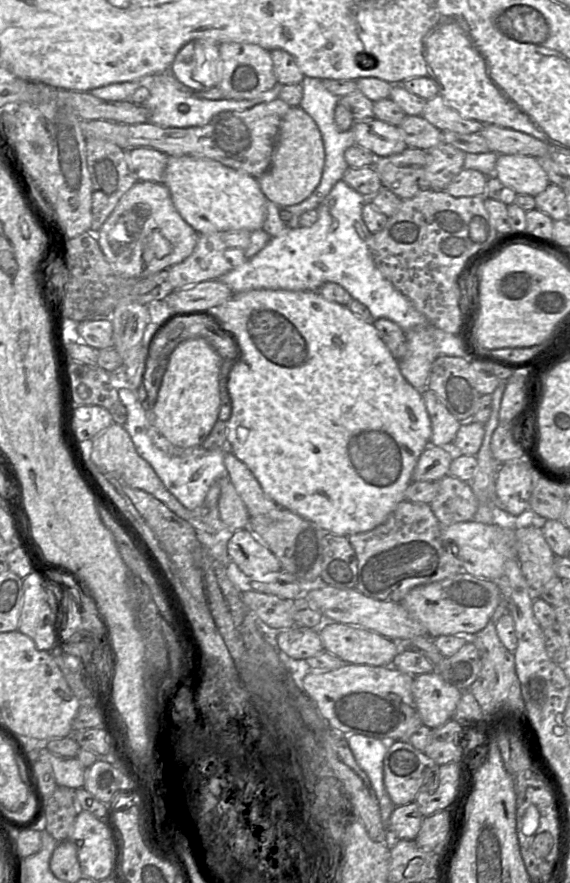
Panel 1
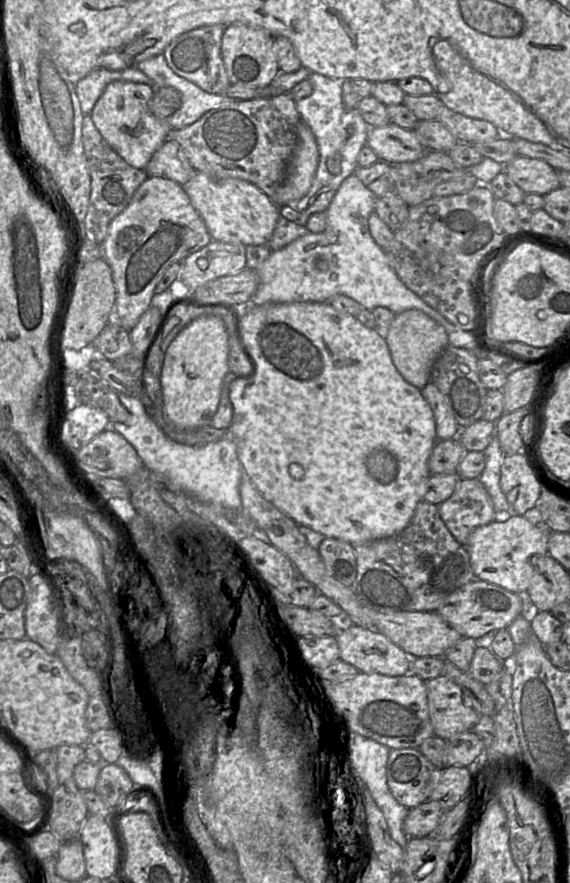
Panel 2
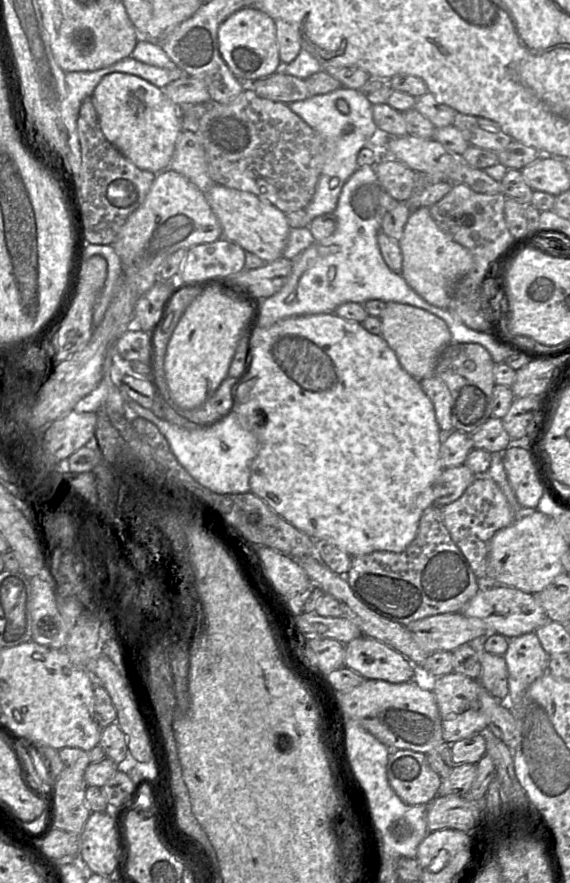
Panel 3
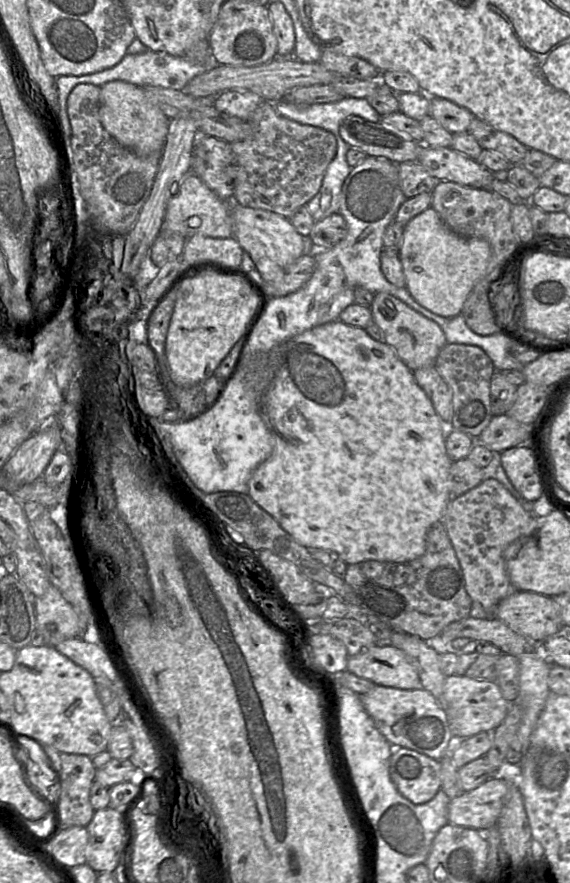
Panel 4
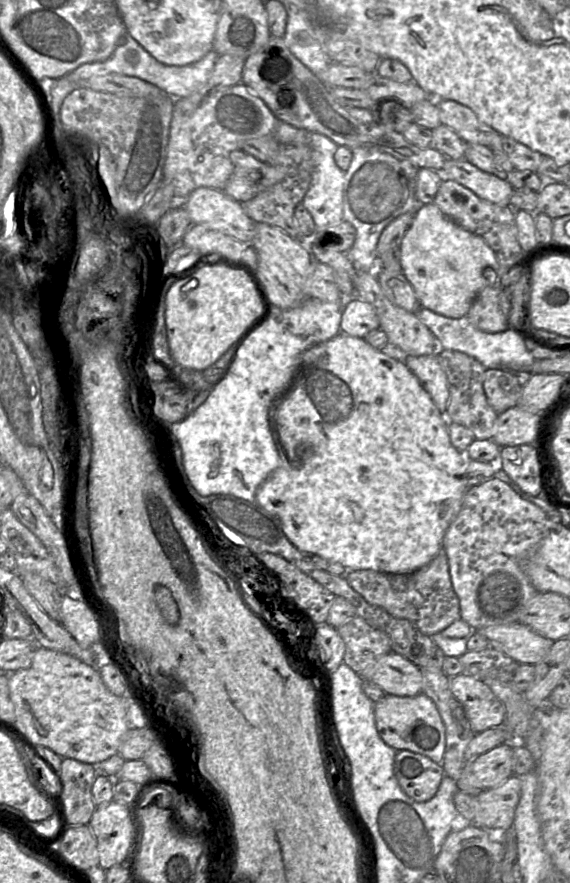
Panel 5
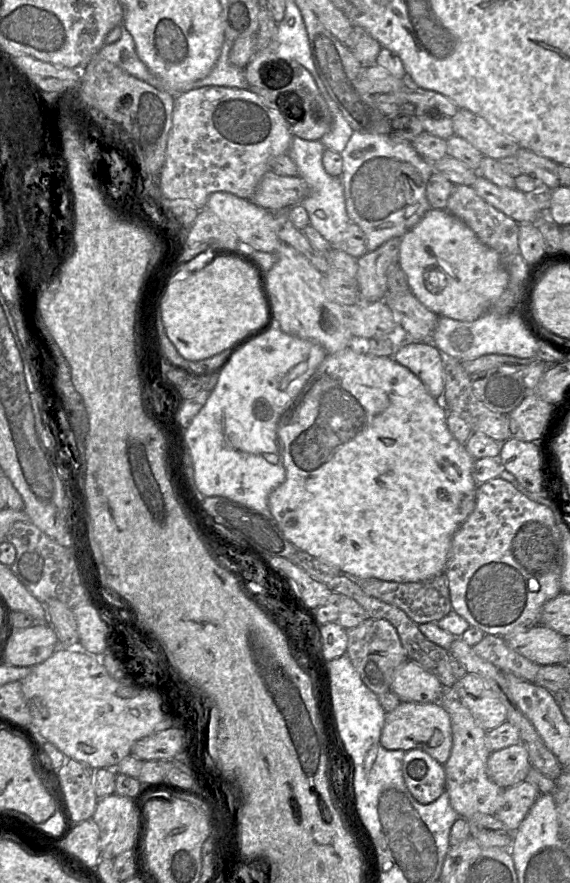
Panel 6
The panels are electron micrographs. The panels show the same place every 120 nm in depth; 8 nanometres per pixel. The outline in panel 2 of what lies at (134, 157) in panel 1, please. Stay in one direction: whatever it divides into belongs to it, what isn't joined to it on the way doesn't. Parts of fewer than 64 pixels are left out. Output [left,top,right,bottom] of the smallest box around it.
[145,140,198,186]

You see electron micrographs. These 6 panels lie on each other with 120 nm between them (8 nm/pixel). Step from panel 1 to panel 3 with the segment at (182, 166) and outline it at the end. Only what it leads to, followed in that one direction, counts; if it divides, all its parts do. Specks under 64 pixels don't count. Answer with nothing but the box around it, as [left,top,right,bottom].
[205,184,291,263]

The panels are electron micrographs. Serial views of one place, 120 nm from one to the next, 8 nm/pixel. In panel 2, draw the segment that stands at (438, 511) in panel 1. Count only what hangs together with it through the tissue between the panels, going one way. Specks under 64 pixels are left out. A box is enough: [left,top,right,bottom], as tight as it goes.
[438,478,495,545]

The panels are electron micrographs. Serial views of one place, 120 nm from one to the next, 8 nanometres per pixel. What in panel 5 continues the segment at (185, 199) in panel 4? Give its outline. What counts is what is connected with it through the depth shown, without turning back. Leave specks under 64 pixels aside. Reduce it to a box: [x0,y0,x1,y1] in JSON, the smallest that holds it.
[184,187,255,244]

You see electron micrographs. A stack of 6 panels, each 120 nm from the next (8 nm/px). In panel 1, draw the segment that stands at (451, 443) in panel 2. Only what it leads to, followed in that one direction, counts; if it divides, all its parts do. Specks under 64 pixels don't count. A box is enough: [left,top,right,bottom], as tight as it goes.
[412,445,452,482]

